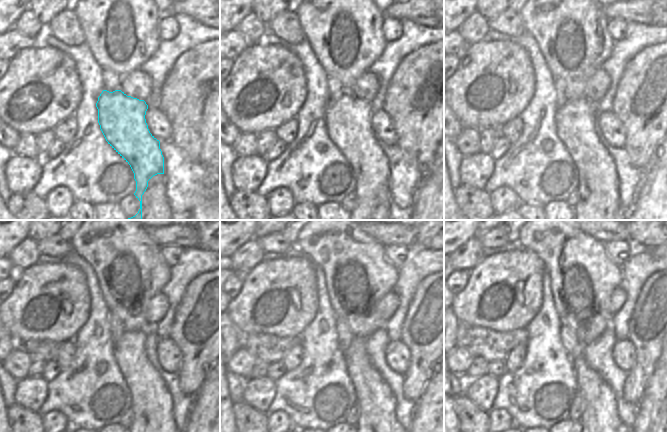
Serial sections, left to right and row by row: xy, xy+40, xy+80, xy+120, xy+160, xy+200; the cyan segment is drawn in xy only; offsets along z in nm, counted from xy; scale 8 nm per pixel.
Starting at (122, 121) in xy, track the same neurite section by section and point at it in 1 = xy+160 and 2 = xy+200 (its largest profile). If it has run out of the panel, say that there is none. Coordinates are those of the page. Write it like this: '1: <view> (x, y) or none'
1: xy+160 (377, 423)
2: xy+200 (600, 423)

